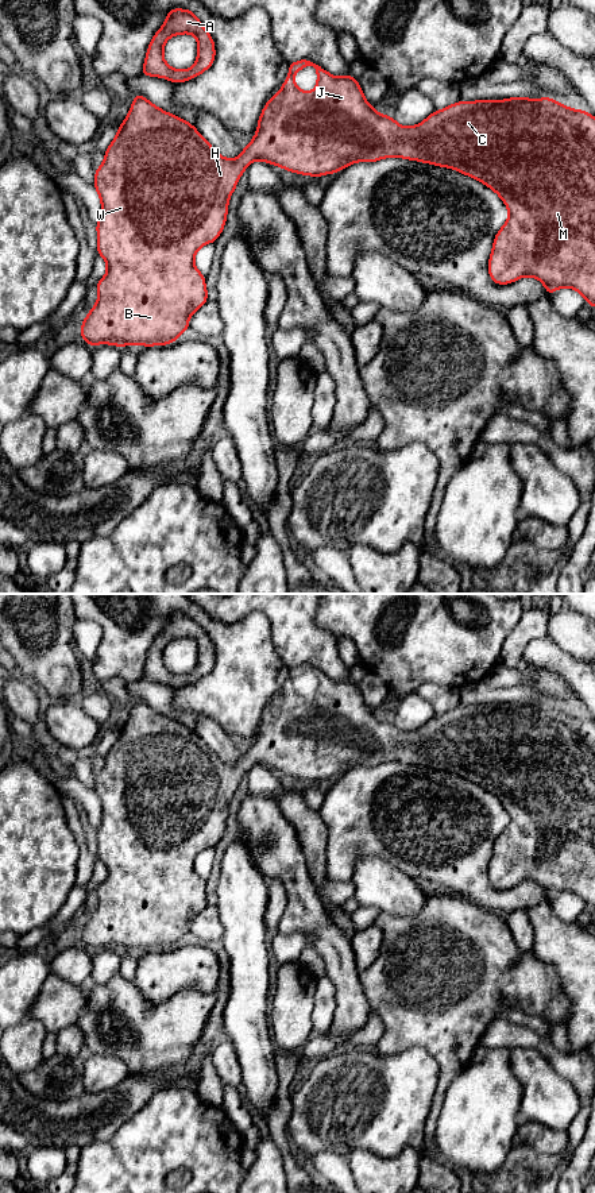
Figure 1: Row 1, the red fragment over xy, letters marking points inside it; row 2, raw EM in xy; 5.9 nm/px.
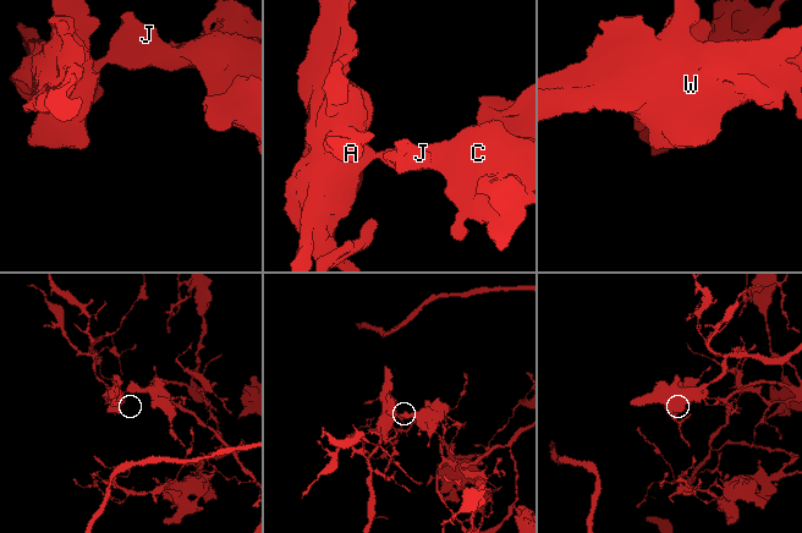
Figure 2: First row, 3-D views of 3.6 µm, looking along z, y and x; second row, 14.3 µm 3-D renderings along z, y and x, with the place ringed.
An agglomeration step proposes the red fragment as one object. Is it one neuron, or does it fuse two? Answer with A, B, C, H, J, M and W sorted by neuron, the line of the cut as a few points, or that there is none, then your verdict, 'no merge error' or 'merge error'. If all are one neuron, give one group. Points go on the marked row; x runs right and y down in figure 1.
groups A B C H J M W; cut none; no merge error

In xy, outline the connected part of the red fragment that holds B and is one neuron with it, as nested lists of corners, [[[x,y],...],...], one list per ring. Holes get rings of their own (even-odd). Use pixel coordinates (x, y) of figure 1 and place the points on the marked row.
[[[301,59],[289,63],[289,74],[281,90],[266,103],[259,116],[258,131],[252,136],[252,142],[246,146],[242,154],[235,159],[227,159],[221,157],[194,128],[193,124],[155,107],[142,94],[134,96],[134,103],[130,108],[128,116],[120,124],[115,139],[105,150],[103,165],[94,171],[93,186],[101,200],[101,215],[96,223],[97,252],[104,258],[108,269],[107,274],[96,283],[98,293],[97,302],[82,321],[80,333],[84,341],[89,345],[165,345],[174,343],[175,339],[189,328],[189,317],[208,301],[205,275],[202,275],[194,266],[194,255],[202,246],[215,243],[224,229],[229,197],[232,196],[239,178],[246,171],[248,163],[254,161],[263,161],[297,174],[321,177],[324,174],[337,173],[355,162],[376,162],[379,159],[393,157],[457,170],[471,178],[479,179],[502,198],[510,215],[507,221],[502,225],[494,238],[492,251],[488,259],[488,275],[492,282],[497,285],[507,285],[522,277],[534,277],[542,282],[548,296],[560,287],[571,287],[579,292],[586,298],[588,305],[595,308],[595,117],[592,115],[586,111],[572,109],[555,101],[550,97],[525,99],[517,96],[507,100],[476,100],[470,103],[457,101],[441,111],[434,111],[417,126],[403,127],[398,124],[391,116],[380,115],[370,105],[370,103],[364,99],[363,90],[355,77],[351,77],[349,74],[344,77],[335,77],[321,66],[306,59]],[[305,66],[313,66],[317,72],[317,85],[309,93],[302,92],[294,82],[295,73]]]

